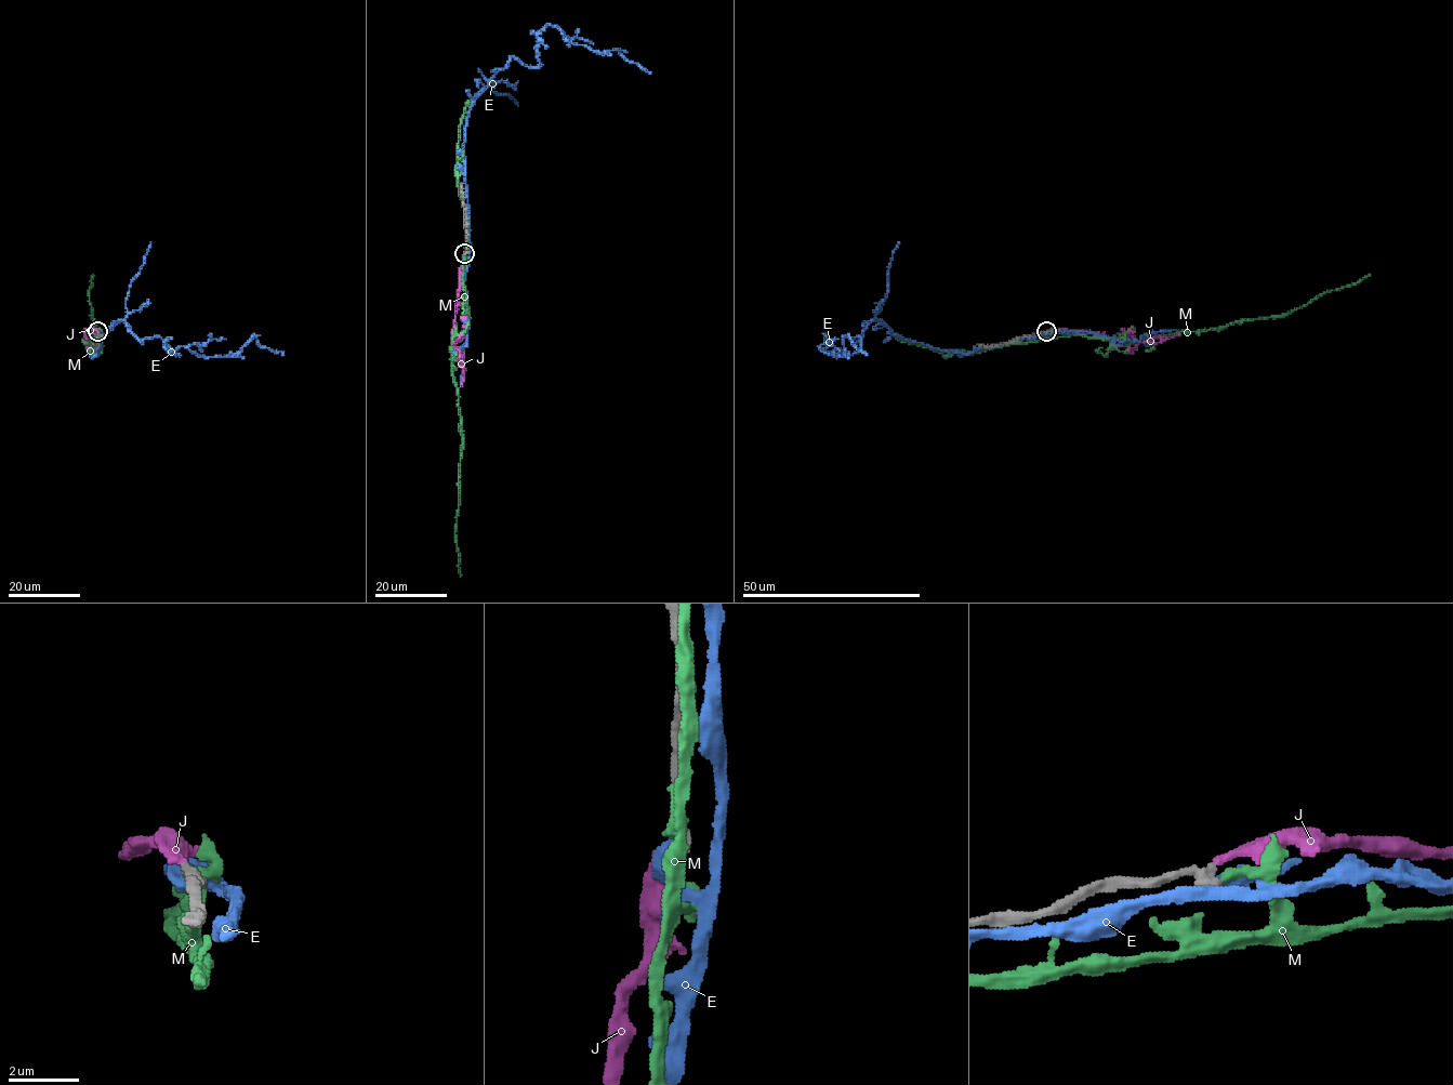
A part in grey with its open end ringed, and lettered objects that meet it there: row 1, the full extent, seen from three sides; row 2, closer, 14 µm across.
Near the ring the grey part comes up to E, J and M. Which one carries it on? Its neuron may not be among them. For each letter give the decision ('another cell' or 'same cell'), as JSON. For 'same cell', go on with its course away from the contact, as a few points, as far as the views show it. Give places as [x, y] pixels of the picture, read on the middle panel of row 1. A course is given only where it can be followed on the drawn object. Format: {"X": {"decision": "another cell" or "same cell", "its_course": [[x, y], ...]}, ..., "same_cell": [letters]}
{"E": {"decision": "another cell"}, "J": {"decision": "same cell", "its_course": [[465, 253], [451, 335], [451, 343], [461, 359], [461, 386]]}, "M": {"decision": "another cell"}, "same_cell": ["J"]}

